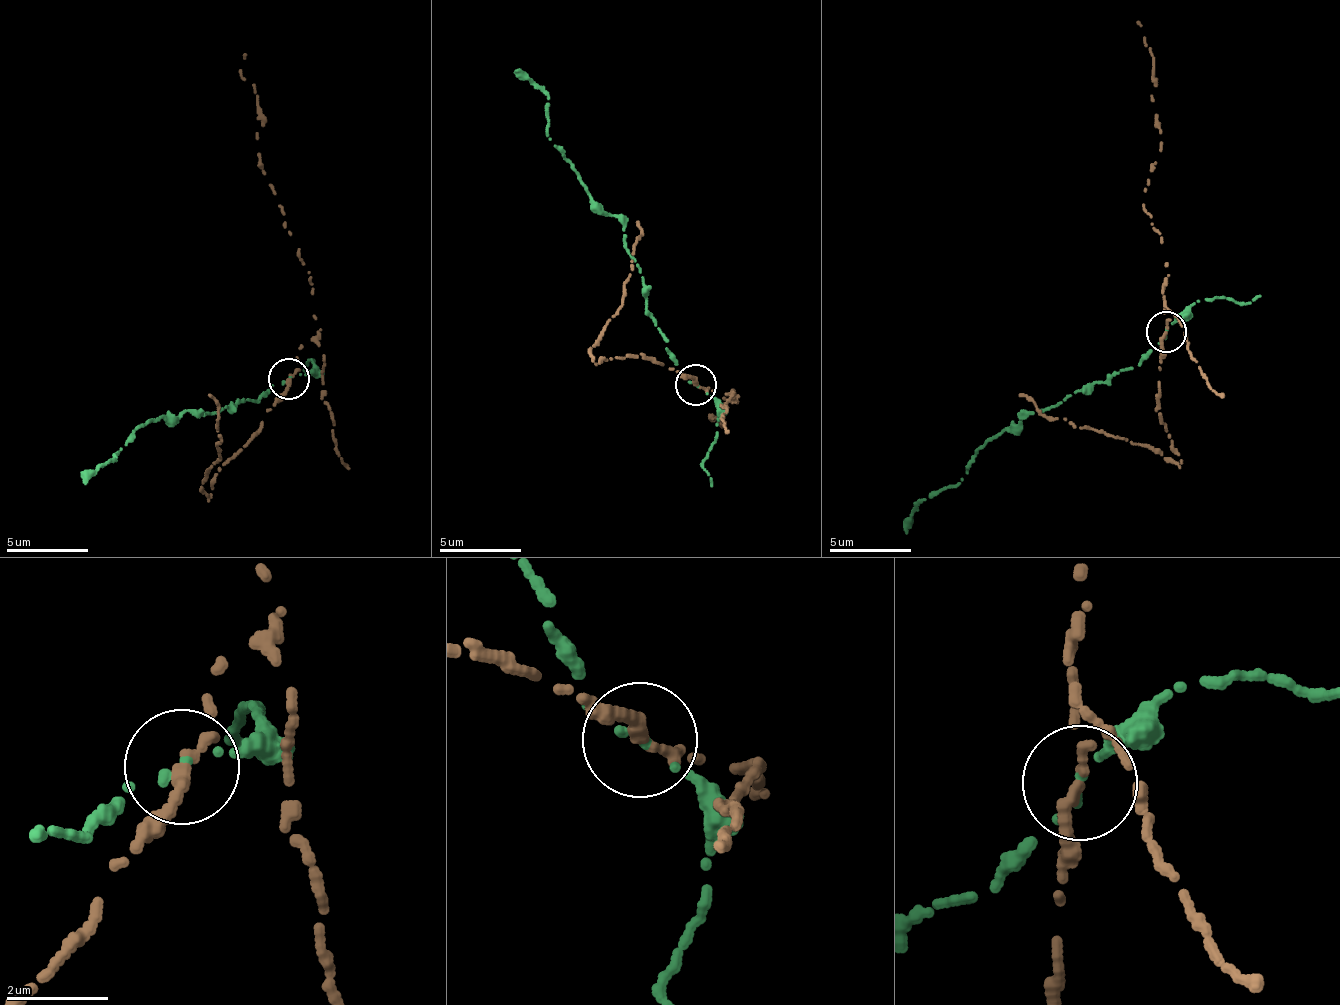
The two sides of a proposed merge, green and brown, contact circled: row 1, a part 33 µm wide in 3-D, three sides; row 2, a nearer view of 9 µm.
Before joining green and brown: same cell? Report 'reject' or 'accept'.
reject

